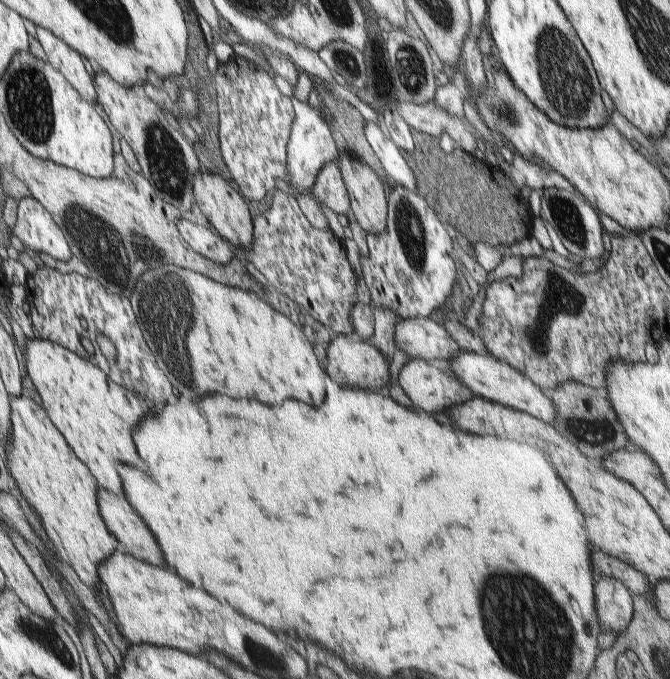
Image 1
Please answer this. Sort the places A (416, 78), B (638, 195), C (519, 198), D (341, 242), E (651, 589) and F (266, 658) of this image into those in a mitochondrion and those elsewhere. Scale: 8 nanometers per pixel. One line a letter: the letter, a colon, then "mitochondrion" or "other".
A: mitochondrion
B: other
C: other
D: other
E: other
F: mitochondrion

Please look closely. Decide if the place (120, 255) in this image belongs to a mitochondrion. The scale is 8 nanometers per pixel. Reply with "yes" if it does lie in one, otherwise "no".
yes

